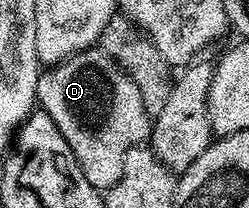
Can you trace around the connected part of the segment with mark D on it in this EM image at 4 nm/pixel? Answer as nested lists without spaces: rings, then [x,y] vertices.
[[[89,48],[72,54],[69,58],[65,58],[63,62],[57,62],[49,65],[43,71],[38,80],[38,88],[36,89],[36,100],[39,109],[44,110],[56,124],[58,130],[62,132],[62,136],[66,136],[66,144],[70,144],[70,148],[74,152],[74,156],[78,160],[78,164],[82,168],[82,172],[86,176],[86,180],[90,180],[90,184],[94,184],[94,188],[101,192],[106,192],[114,184],[118,184],[122,180],[122,168],[126,160],[126,152],[130,152],[130,148],[147,143],[150,138],[150,115],[148,109],[144,106],[142,100],[142,92],[138,90],[138,84],[134,84],[134,80],[128,75],[117,62],[107,54],[105,50],[99,48]]]

